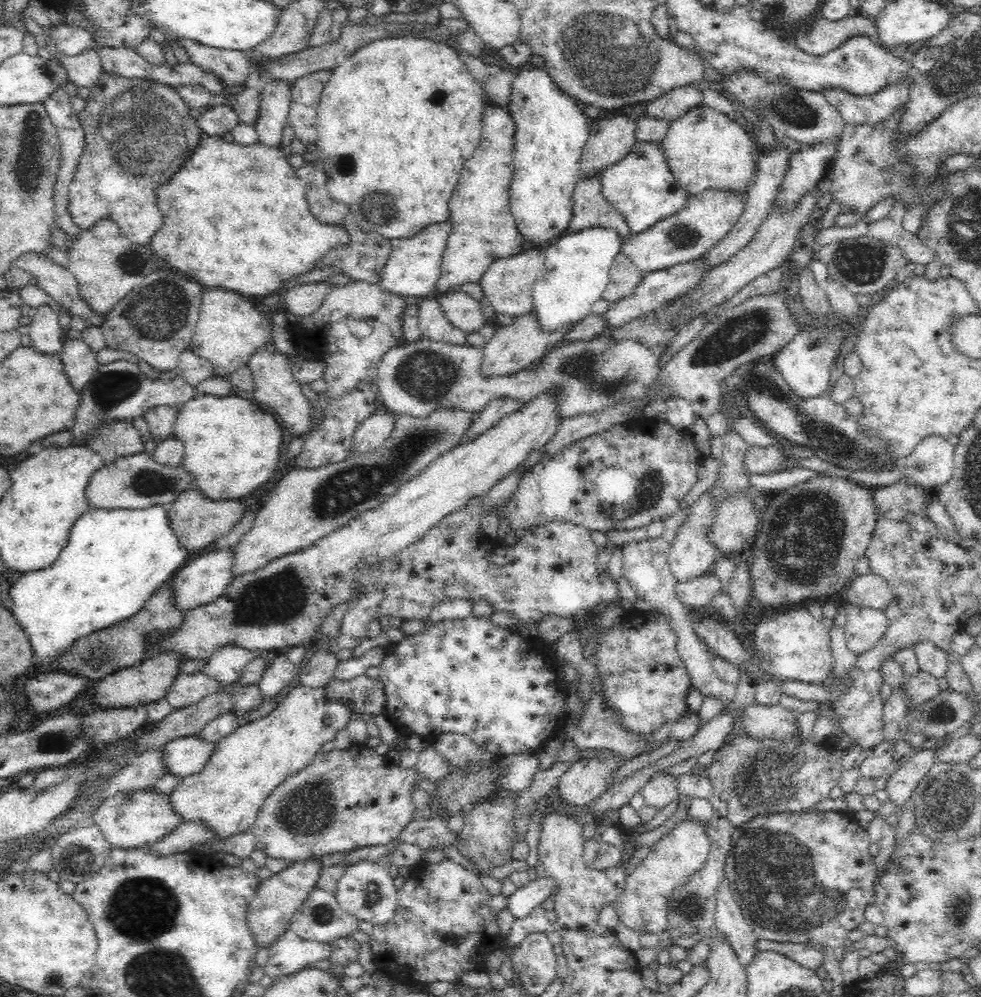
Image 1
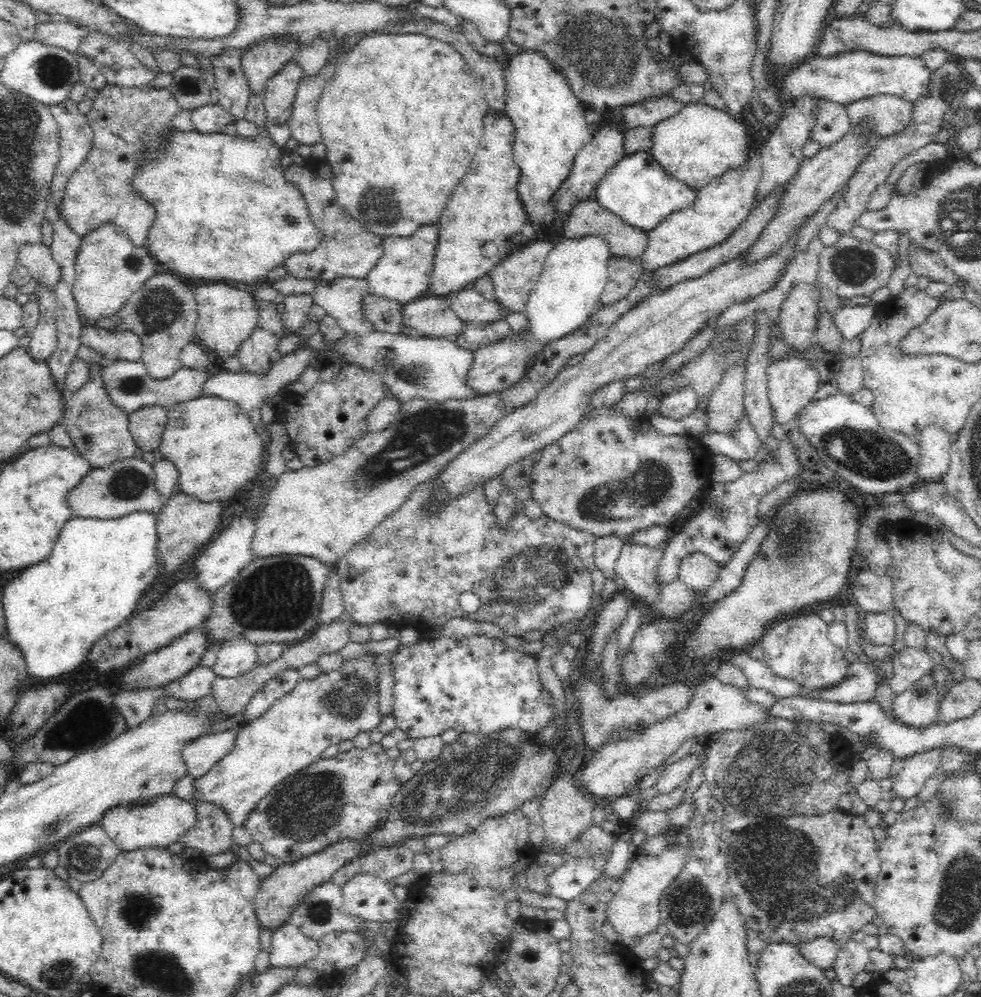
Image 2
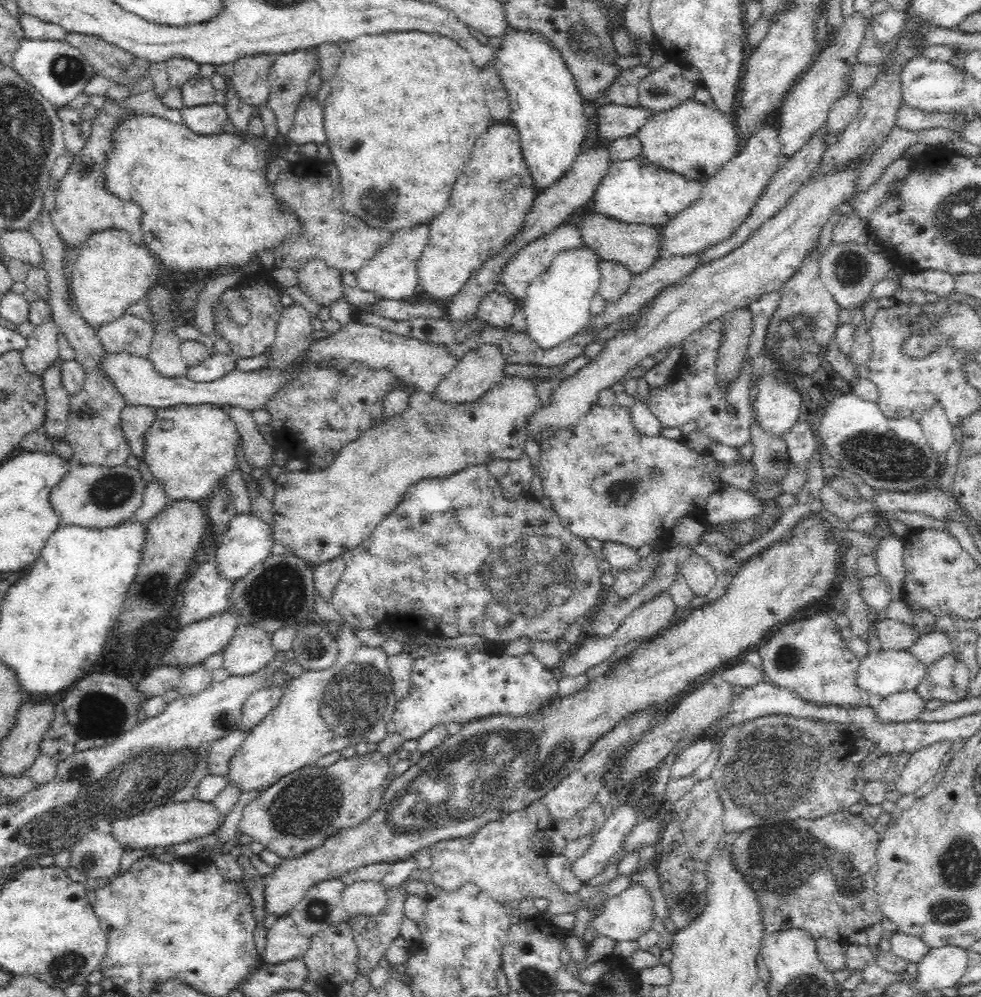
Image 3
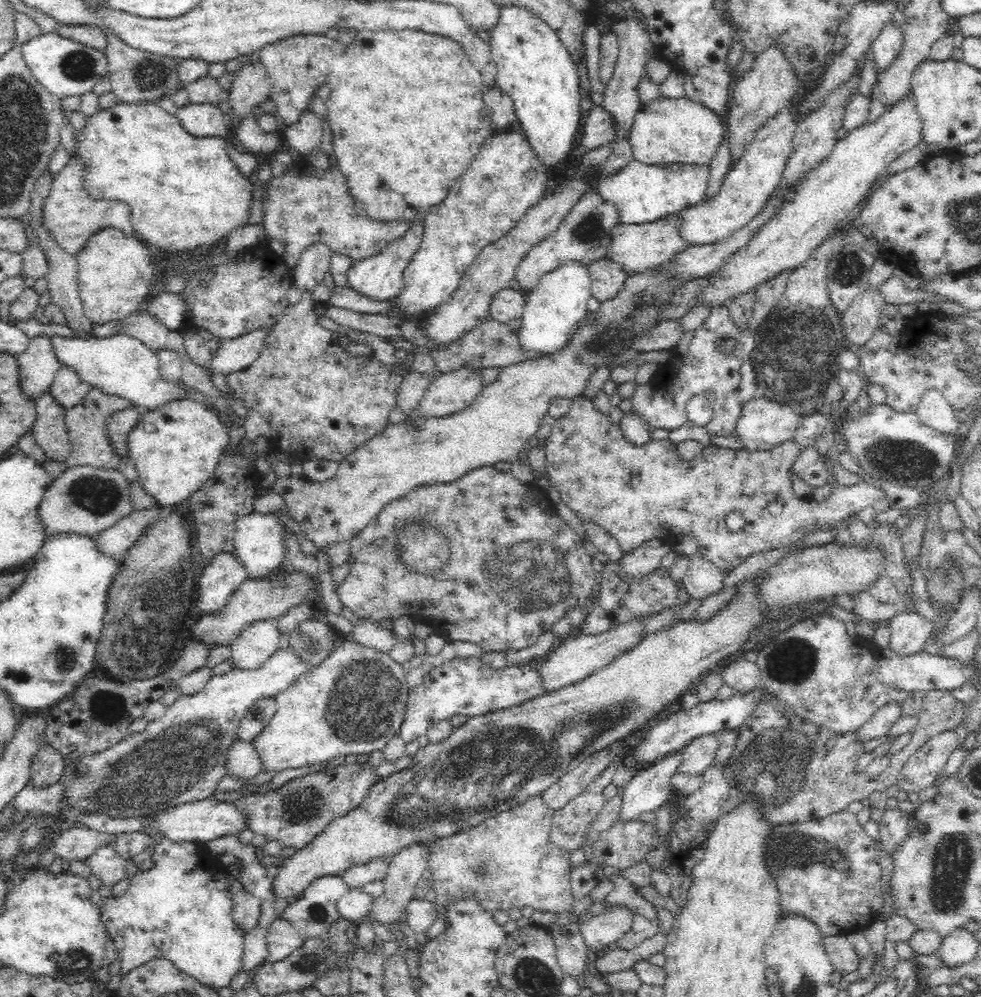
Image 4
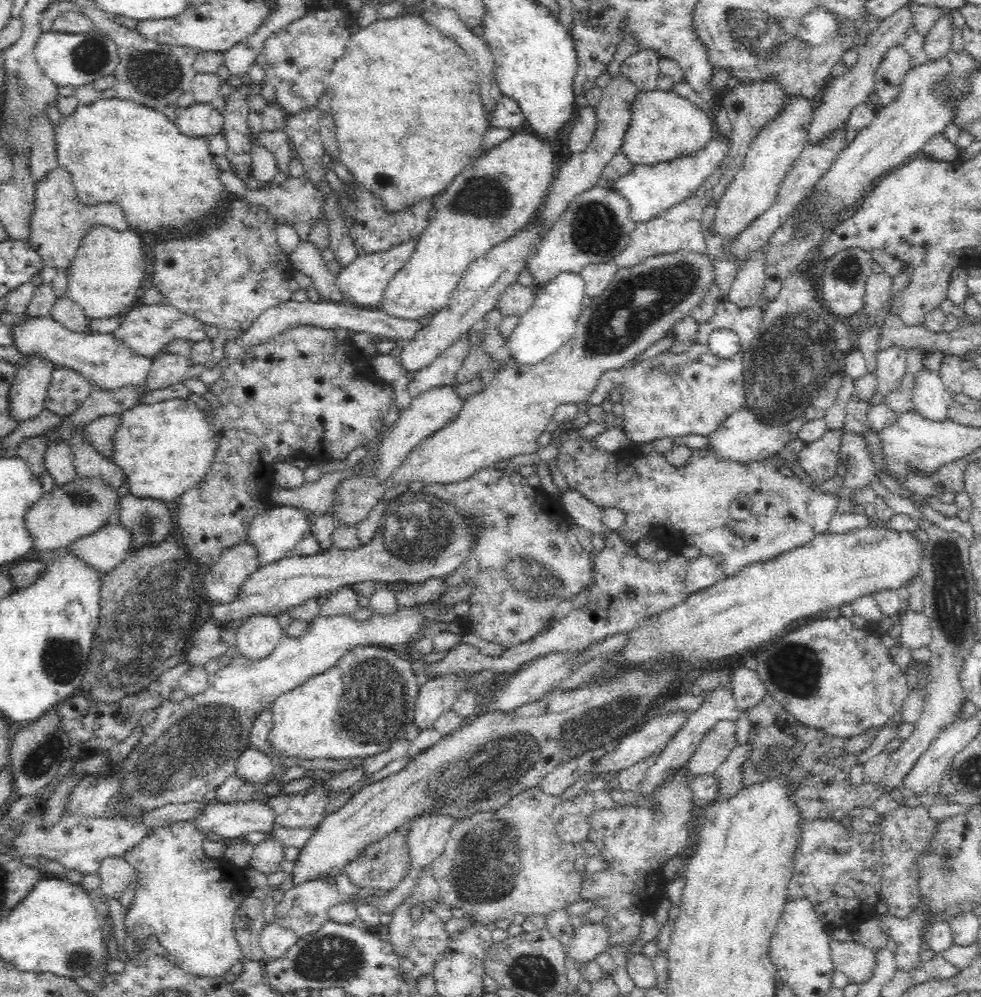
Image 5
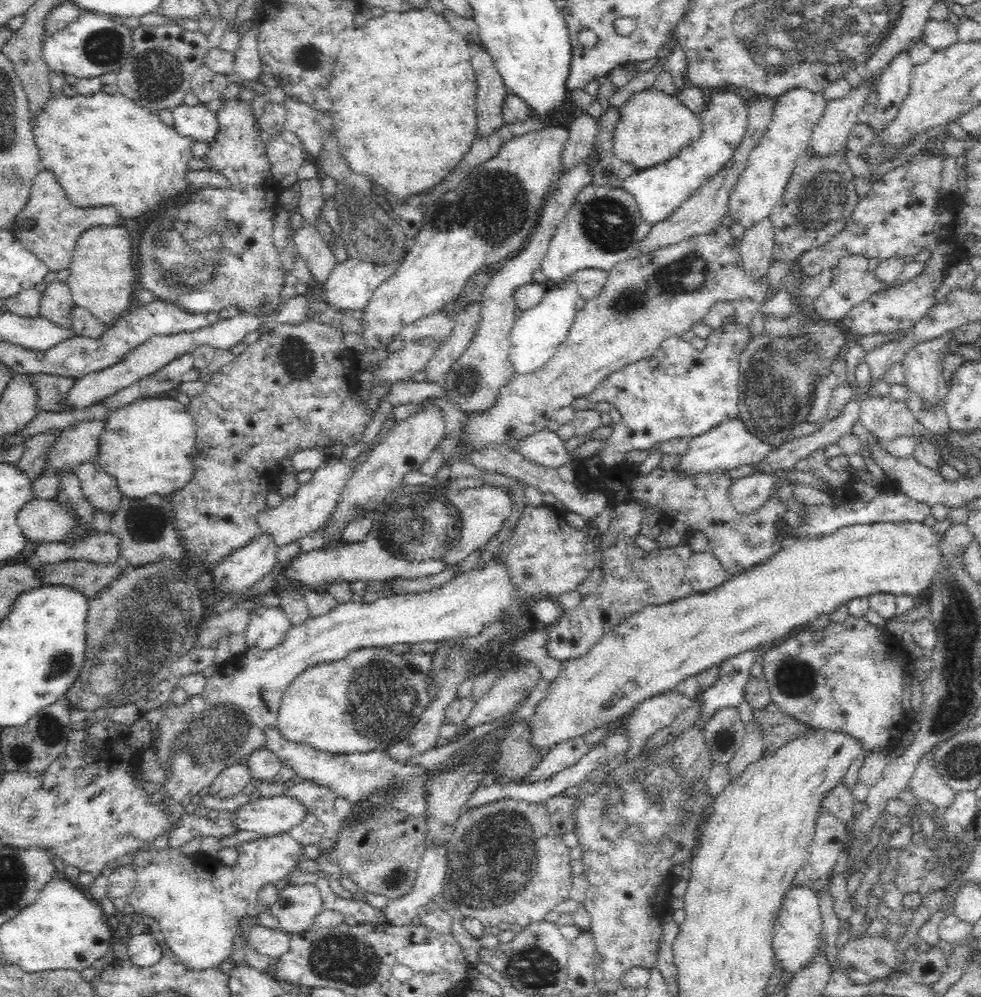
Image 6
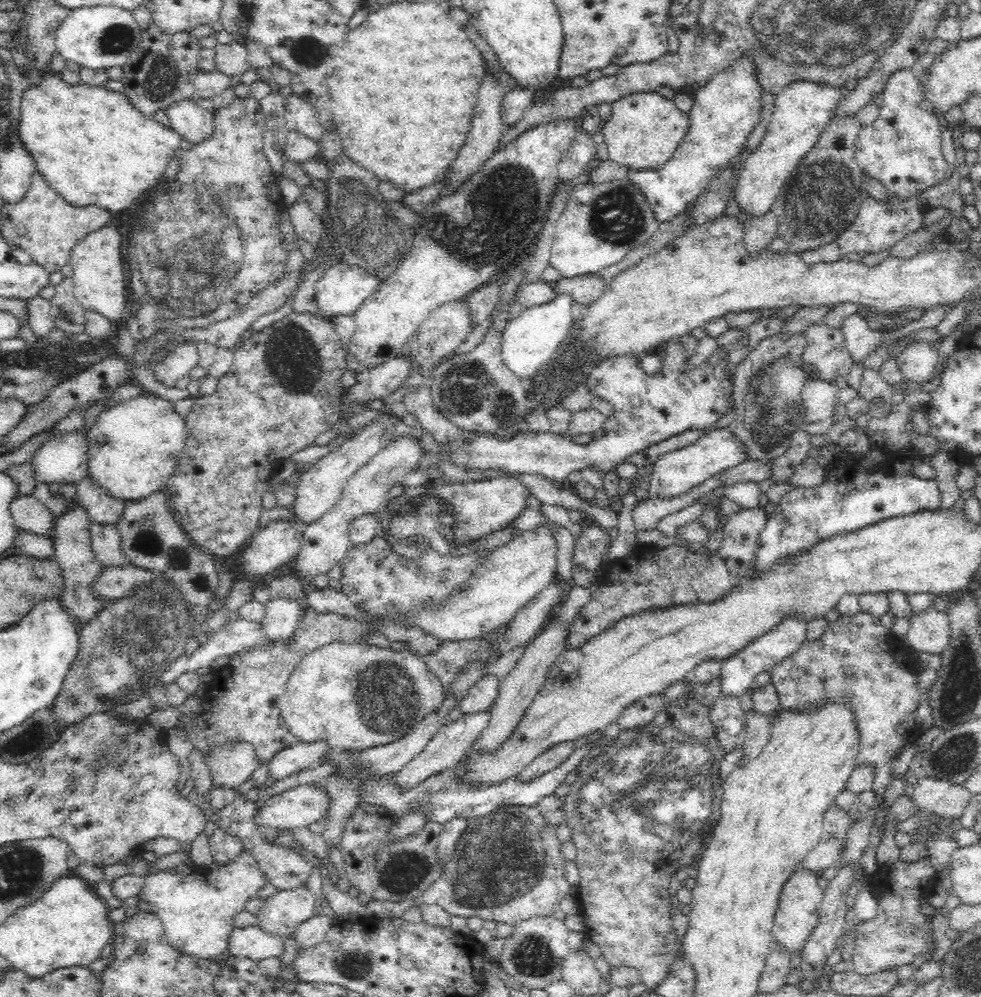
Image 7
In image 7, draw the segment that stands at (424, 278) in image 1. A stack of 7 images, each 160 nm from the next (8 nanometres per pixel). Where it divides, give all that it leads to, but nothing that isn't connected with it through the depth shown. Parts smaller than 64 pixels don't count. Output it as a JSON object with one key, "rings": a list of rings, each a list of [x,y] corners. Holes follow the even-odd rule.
{"rings":[[[339,260],[315,284],[316,314],[323,319],[352,316],[382,282],[358,265]]]}

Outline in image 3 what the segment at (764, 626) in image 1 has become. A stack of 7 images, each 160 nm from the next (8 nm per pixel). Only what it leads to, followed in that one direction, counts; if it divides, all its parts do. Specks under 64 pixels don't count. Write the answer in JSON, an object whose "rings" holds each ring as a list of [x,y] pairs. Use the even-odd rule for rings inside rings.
{"rings":[[[828,613],[812,616],[793,623],[784,625],[765,644],[760,646],[759,653],[762,658],[762,670],[766,678],[774,685],[792,691],[803,702],[814,704],[815,706],[838,706],[846,708],[869,708],[873,707],[876,699],[868,691],[858,687],[856,680],[857,668],[861,662],[858,656],[848,645],[848,640],[842,638],[840,628]]]}

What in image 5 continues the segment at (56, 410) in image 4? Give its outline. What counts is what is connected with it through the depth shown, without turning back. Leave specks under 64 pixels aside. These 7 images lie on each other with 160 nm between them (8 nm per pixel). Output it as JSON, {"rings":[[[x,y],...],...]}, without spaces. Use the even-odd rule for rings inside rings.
{"rings":[[[51,443],[45,457],[45,468],[52,476],[55,486],[63,488],[68,482],[76,482],[79,476],[73,466],[71,446],[66,443]]]}

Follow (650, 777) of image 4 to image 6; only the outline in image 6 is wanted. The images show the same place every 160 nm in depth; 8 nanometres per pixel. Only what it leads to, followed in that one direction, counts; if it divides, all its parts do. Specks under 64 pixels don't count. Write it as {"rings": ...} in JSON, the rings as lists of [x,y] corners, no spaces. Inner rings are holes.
{"rings":[[[758,645],[738,656],[726,659],[719,665],[718,680],[714,686],[704,689],[700,697],[703,716],[696,726],[704,726],[714,716],[714,711],[726,707],[737,707],[744,701],[744,688],[752,677],[750,668],[759,662],[764,654],[764,646]]]}

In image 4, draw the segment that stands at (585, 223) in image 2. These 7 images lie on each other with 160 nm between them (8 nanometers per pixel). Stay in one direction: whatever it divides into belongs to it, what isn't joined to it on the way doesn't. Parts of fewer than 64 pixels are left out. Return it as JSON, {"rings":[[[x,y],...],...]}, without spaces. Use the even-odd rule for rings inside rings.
{"rings":[[[670,213],[655,221],[642,224],[620,224],[614,228],[613,246],[608,250],[607,258],[616,264],[622,265],[628,275],[656,268],[658,265],[668,263],[678,254],[689,250],[693,245],[680,235],[682,218],[680,213]]]}

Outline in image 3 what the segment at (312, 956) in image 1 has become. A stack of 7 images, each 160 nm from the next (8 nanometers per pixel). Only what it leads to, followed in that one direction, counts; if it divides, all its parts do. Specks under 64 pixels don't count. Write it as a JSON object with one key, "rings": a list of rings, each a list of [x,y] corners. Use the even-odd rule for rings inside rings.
{"rings":[[[290,916],[278,917],[276,923],[268,930],[262,962],[274,965],[294,958],[302,959],[310,948],[310,939],[298,934]]]}

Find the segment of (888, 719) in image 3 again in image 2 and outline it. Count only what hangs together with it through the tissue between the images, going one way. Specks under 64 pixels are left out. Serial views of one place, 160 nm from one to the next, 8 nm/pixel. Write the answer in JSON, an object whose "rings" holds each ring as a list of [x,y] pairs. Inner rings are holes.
{"rings":[[[926,674],[911,689],[894,695],[892,712],[901,724],[931,726],[941,714],[937,694],[934,681]]]}

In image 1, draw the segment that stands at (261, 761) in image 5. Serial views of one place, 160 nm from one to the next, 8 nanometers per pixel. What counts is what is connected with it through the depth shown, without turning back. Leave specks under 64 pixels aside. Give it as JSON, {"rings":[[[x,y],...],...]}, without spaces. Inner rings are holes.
{"rings":[[[196,736],[171,740],[164,746],[164,763],[168,765],[168,772],[182,778],[200,772],[216,752],[216,744]]]}

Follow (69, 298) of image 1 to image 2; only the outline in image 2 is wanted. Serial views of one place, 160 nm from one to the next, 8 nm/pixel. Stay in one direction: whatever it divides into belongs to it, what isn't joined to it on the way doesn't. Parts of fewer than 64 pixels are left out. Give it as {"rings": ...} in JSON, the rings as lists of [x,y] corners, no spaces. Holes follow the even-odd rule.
{"rings":[[[42,242],[24,244],[17,254],[17,263],[24,265],[33,276],[34,280],[46,283],[54,291],[54,285],[60,276],[60,267],[53,259],[51,247]]]}

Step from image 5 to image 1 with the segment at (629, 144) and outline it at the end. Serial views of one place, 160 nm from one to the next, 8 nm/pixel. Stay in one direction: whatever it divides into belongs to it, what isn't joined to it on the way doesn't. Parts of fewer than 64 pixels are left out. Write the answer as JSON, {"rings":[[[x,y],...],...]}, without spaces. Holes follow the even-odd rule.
{"rings":[[[705,103],[670,121],[666,134],[658,143],[674,178],[690,195],[706,189],[743,191],[754,179],[752,152],[758,147],[751,131],[745,124]]]}

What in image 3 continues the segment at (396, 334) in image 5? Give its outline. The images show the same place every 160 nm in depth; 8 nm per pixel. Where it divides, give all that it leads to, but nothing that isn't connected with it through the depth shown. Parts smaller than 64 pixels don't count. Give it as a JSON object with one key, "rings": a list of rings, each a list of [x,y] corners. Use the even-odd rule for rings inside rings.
{"rings":[[[214,352],[198,366],[189,367],[185,376],[196,382],[220,380],[228,372],[236,370],[236,359],[237,356],[234,353]]]}

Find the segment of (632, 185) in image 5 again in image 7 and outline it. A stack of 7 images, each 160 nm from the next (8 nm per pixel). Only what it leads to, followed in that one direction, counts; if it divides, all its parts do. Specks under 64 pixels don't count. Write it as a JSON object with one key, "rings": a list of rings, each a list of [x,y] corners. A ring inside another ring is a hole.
{"rings":[[[742,53],[729,64],[725,71],[714,73],[710,80],[698,86],[698,90],[692,94],[693,106],[687,115],[689,125],[670,160],[667,160],[666,164],[663,164],[658,170],[629,171],[627,177],[642,189],[642,193],[646,195],[659,223],[669,221],[674,216],[684,213],[690,206],[690,202],[696,201],[698,196],[706,191],[710,180],[720,174],[722,170],[726,170],[728,164],[740,155],[748,135],[762,118],[762,108],[764,108],[762,90],[763,86],[758,81],[758,67],[756,67],[754,55]]]}

